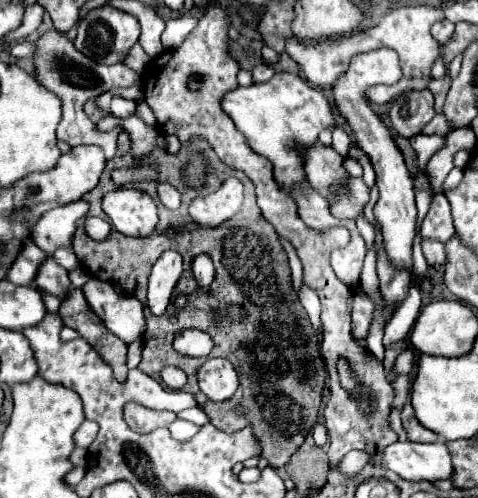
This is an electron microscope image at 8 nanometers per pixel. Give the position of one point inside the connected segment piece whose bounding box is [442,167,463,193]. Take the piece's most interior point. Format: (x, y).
(455, 176)

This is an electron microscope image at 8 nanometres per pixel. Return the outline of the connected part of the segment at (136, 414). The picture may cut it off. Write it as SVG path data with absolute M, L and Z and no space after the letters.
M135 402L125 406L125 422L135 432L151 432L155 428L169 428L175 422L175 418L177 416L171 411L152 410Z

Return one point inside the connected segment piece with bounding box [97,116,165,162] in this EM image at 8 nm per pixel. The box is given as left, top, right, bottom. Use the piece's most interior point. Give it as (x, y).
(144, 137)

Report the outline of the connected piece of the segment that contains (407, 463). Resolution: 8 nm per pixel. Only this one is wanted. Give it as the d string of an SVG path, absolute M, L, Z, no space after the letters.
M395 442L383 452L383 468L405 480L441 480L451 476L451 456L445 444L431 442Z

